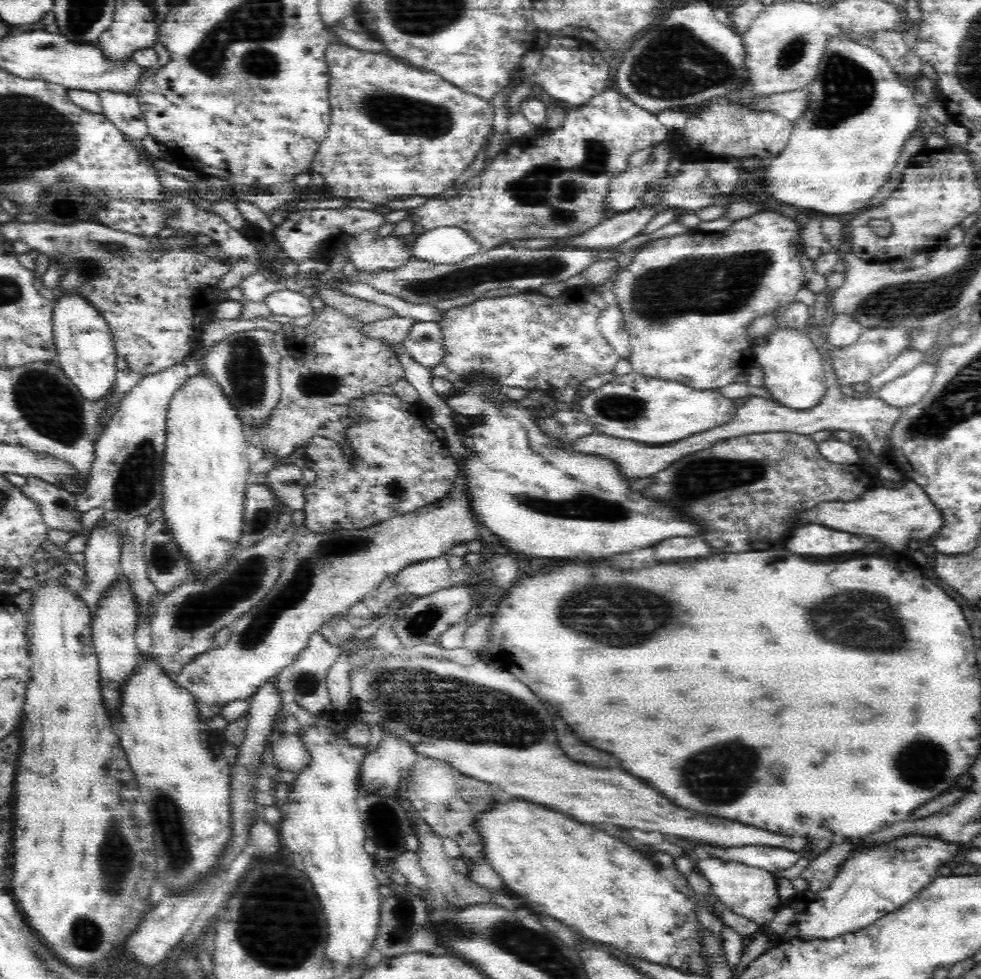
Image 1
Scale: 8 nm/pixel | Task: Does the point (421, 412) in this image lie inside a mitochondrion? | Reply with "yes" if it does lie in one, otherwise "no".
no

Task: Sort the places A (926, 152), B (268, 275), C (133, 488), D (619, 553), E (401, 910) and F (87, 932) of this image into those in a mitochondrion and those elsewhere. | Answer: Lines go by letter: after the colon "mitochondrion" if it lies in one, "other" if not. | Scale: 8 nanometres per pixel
A: other
B: other
C: mitochondrion
D: other
E: mitochondrion
F: mitochondrion

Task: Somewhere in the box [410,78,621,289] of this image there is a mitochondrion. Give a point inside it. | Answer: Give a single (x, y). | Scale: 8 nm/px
(594, 153)

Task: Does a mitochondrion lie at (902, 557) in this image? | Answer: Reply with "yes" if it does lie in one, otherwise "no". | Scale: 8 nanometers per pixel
no

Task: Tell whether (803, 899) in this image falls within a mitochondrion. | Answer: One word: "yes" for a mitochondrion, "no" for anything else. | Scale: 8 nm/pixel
no

